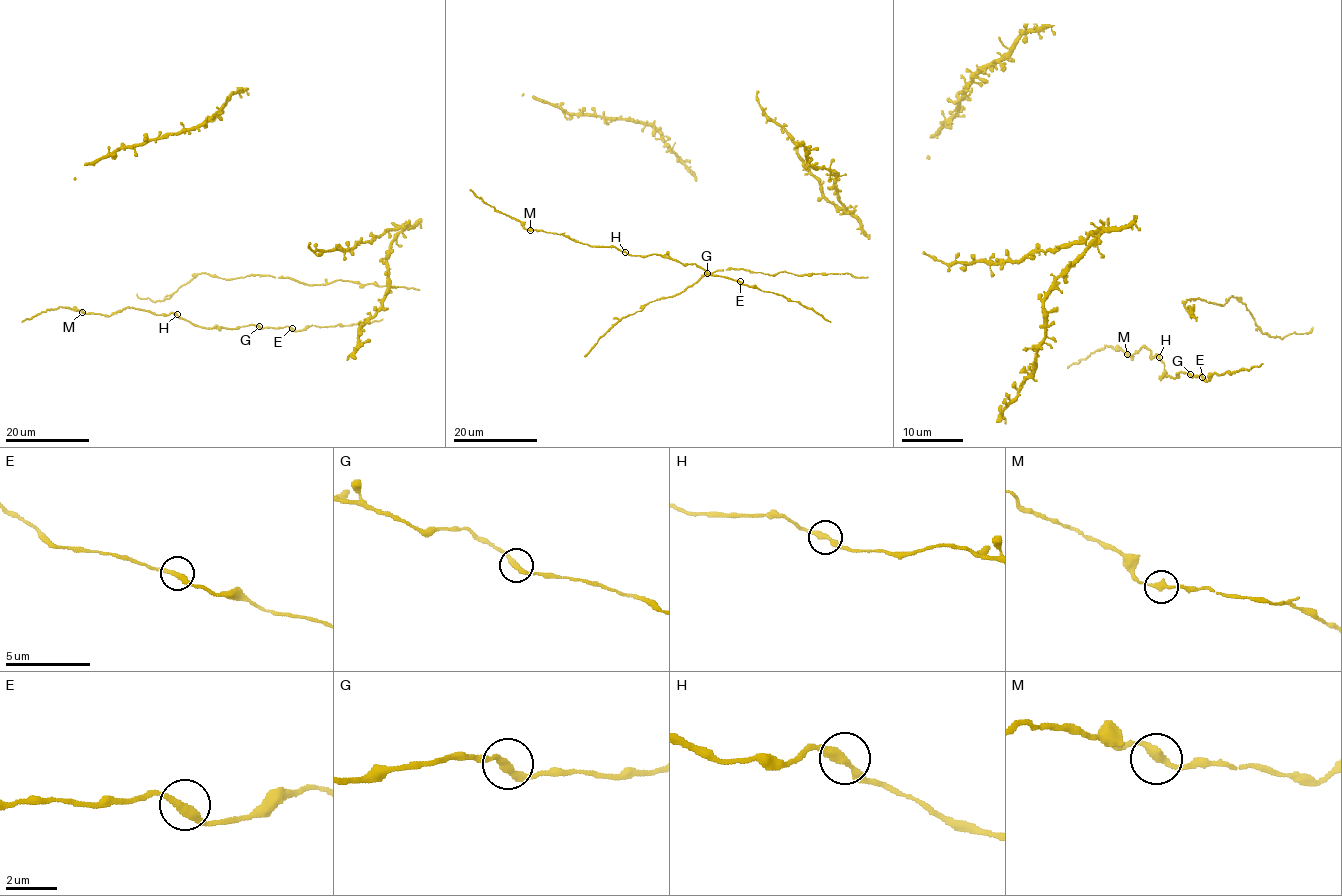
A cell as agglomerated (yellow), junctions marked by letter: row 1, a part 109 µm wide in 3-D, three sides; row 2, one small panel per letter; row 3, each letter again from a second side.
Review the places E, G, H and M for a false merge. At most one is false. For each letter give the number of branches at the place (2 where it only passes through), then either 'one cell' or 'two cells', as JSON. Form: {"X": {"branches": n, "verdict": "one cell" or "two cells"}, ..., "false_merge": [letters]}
{"E": {"branches": 2, "verdict": "one cell"}, "G": {"branches": 2, "verdict": "one cell"}, "H": {"branches": 2, "verdict": "one cell"}, "M": {"branches": 2, "verdict": "one cell"}, "false_merge": []}

